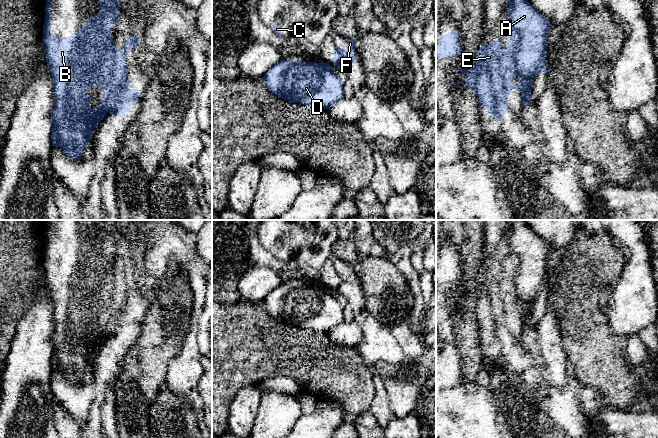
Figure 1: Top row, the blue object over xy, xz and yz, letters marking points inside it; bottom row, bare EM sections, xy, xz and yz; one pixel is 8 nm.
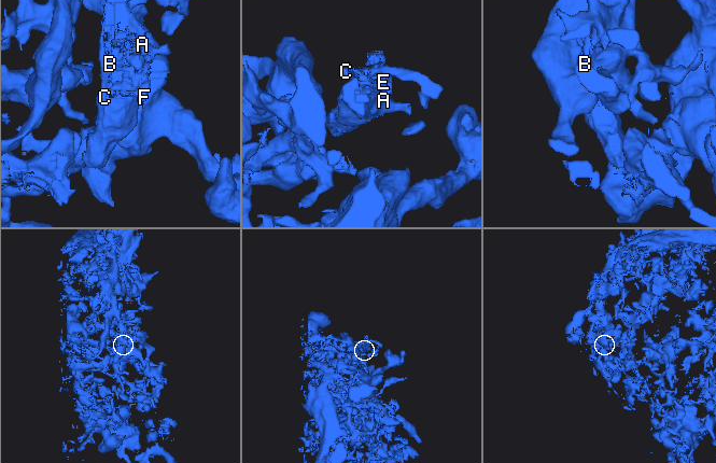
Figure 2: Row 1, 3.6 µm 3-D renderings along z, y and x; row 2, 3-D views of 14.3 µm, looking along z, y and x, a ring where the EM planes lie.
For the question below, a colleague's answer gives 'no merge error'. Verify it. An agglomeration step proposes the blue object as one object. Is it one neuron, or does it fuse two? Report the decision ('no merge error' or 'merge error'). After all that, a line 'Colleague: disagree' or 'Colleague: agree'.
no merge error
Colleague: agree

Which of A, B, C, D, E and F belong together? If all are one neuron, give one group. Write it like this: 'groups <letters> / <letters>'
groups A B C D E F

